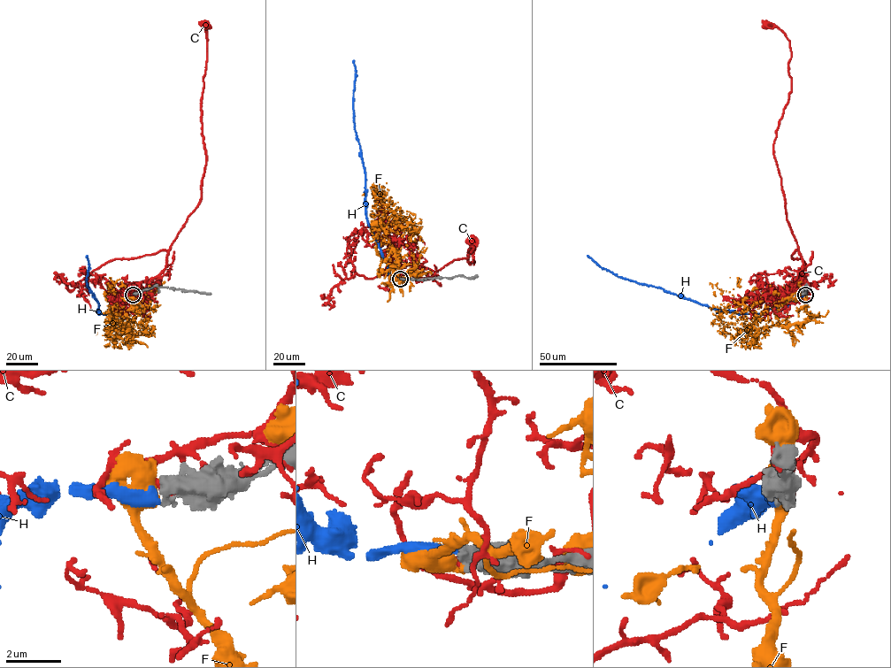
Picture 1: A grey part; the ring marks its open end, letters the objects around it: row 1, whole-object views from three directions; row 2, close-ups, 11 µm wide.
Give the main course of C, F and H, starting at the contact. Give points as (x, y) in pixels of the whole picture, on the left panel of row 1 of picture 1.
C: (134, 294), (165, 267), (170, 245), (201, 197), (206, 164), (201, 108), (205, 25)
F: (133, 294), (139, 308), (115, 346), (119, 337), (107, 327), (119, 308), (106, 297), (118, 280), (125, 287)
H: (133, 295), (124, 295), (115, 310), (99, 314), (99, 303), (87, 283), (87, 256)

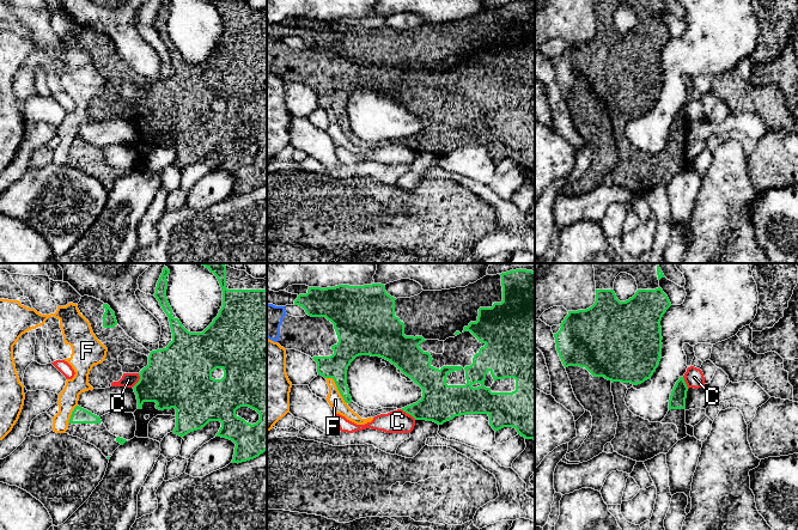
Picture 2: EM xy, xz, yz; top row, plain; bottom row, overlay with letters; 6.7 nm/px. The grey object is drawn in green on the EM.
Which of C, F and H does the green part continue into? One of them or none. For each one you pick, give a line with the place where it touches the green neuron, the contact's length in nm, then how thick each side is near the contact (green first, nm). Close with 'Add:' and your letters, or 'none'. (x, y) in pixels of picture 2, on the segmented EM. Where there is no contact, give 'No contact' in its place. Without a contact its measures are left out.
H: No contact
Add: H

